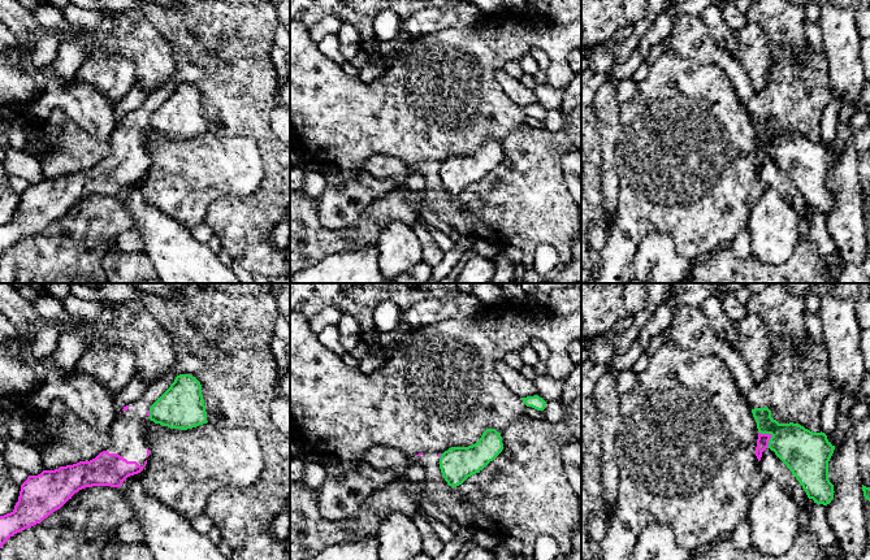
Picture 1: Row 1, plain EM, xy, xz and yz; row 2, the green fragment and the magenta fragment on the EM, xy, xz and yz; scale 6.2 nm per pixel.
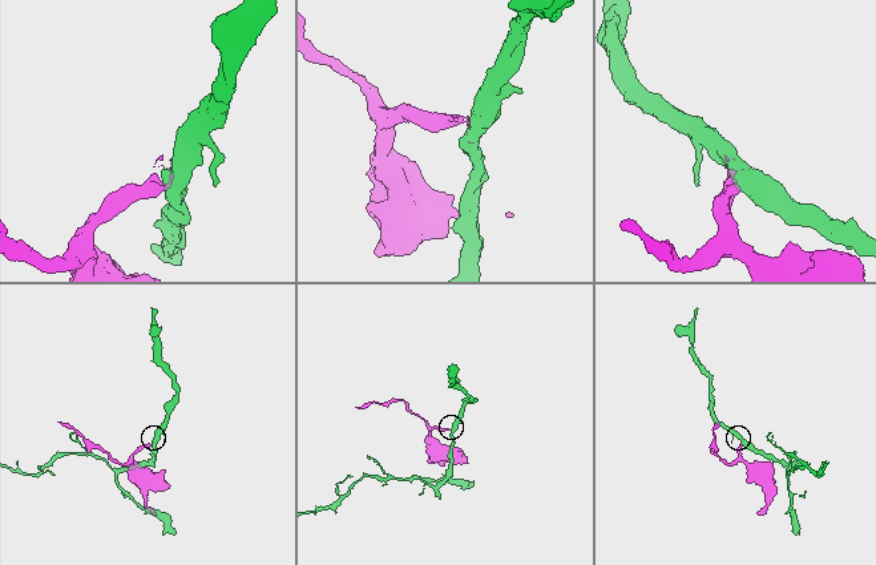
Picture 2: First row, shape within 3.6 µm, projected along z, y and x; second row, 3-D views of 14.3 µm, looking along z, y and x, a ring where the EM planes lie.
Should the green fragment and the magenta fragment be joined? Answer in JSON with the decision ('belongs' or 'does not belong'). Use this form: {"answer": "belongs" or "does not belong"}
{"answer": "does not belong"}

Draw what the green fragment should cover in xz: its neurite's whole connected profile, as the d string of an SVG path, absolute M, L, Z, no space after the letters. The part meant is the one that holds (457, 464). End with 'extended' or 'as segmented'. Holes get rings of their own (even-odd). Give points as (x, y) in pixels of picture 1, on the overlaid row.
M486 429L477 443L468 447L451 447L440 459L442 477L456 487L468 477L482 470L503 450L502 437L495 429Z | as segmented

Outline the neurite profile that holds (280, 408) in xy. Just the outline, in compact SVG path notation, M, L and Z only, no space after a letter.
M274 395L270 404L270 417L274 426L290 437L290 399Z

